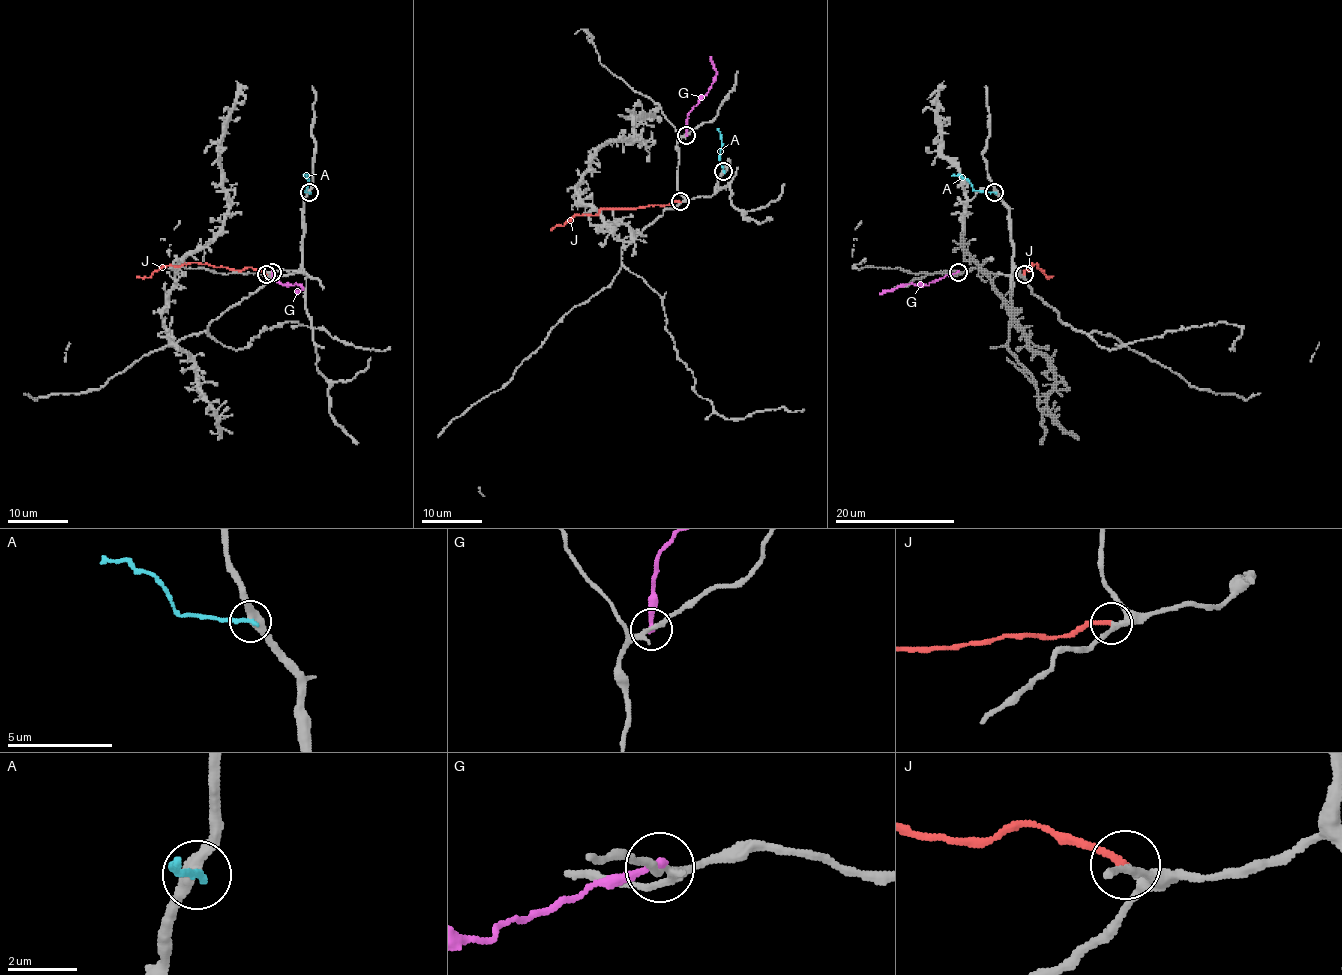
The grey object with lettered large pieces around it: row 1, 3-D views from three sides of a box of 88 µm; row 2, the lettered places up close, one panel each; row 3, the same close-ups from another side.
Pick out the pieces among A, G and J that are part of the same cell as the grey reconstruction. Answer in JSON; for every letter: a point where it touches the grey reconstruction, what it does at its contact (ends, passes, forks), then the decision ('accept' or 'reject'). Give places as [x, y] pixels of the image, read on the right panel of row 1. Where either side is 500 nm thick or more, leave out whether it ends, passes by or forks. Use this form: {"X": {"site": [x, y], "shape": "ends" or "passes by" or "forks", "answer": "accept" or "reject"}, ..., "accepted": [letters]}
{"A": {"site": [994, 192], "shape": "ends", "answer": "reject"}, "G": {"site": [958, 272], "shape": "ends", "answer": "reject"}, "J": {"site": [1024, 274], "shape": "ends", "answer": "accept"}, "accepted": ["J"]}

